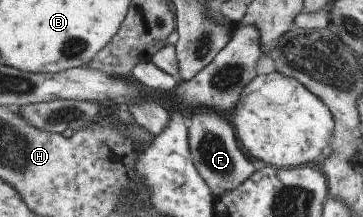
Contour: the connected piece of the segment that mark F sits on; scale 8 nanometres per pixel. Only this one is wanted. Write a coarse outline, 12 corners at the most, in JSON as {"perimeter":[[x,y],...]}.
{"perimeter":[[190,115],[194,166],[215,197],[256,172],[229,117]]}

